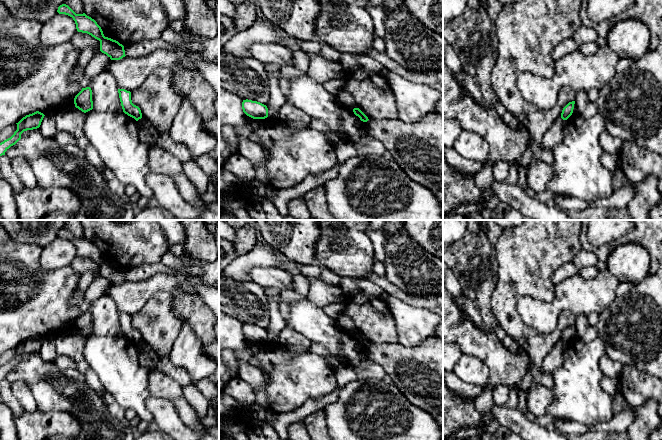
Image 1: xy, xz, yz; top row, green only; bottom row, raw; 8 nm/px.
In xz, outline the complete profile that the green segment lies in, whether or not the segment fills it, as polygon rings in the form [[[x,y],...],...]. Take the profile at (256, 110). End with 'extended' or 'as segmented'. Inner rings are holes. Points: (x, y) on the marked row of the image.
[[[243,100],[243,112],[253,119],[265,119],[268,117],[268,108],[266,105],[252,100]]]; as segmented

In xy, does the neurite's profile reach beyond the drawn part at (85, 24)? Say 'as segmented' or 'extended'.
as segmented

